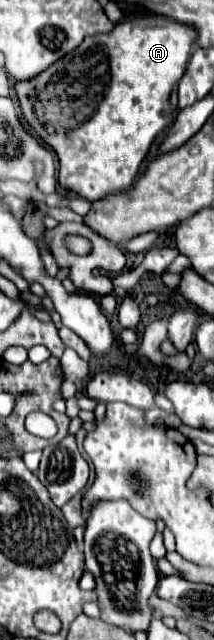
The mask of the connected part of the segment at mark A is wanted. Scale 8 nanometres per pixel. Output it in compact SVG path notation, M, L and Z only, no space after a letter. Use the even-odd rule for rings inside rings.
M166 16L126 20L116 24L108 34L94 34L84 38L76 50L52 64L38 78L16 84L24 118L58 154L58 182L66 192L96 202L110 194L126 192L132 188L138 176L138 168L150 152L152 142L164 128L174 122L174 110L168 100L172 90L186 74L196 38L198 32L192 26L174 22ZM136 24L144 28L154 26L154 30L132 30Z

